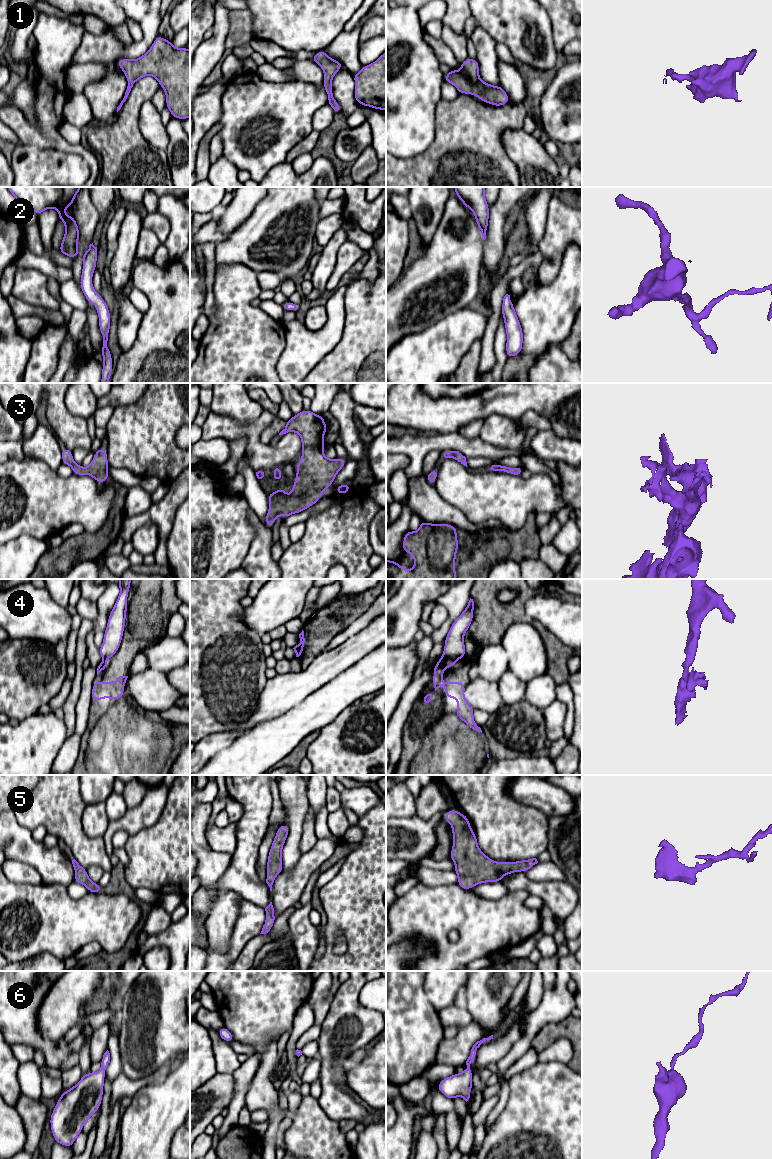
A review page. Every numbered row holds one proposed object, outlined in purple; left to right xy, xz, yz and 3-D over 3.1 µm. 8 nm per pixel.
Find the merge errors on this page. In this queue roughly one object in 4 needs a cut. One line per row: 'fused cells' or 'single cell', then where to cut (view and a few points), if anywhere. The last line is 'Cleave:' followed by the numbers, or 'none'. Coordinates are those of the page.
1: single cell | no cut
2: single cell | no cut
3: single cell | no cut
4: fused cells | yz (443, 655), (453, 662)
5: single cell | no cut
6: single cell | no cut
Cleave: 4

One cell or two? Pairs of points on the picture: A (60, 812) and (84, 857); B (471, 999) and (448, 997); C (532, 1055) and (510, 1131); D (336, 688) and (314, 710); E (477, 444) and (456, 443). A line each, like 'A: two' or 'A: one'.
A: one
B: two
C: two
D: one
E: one

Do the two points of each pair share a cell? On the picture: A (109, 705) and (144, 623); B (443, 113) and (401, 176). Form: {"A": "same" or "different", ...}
{"A": "same", "B": "same"}

